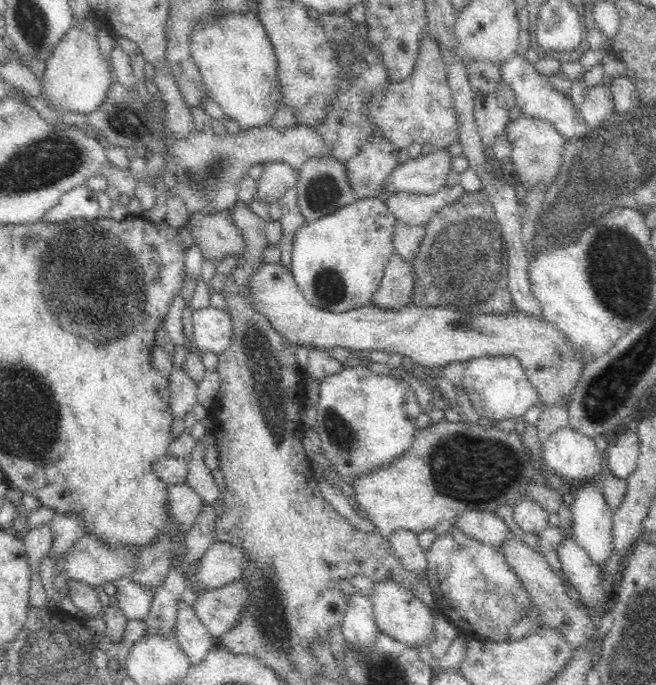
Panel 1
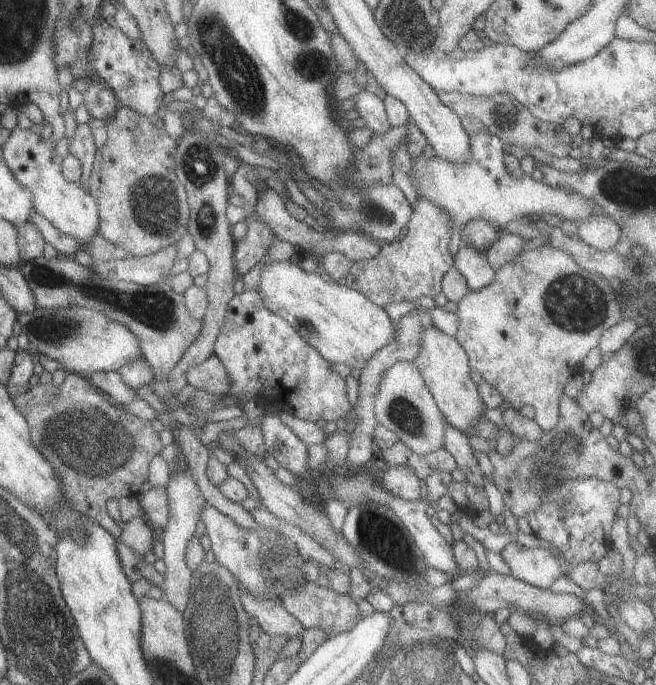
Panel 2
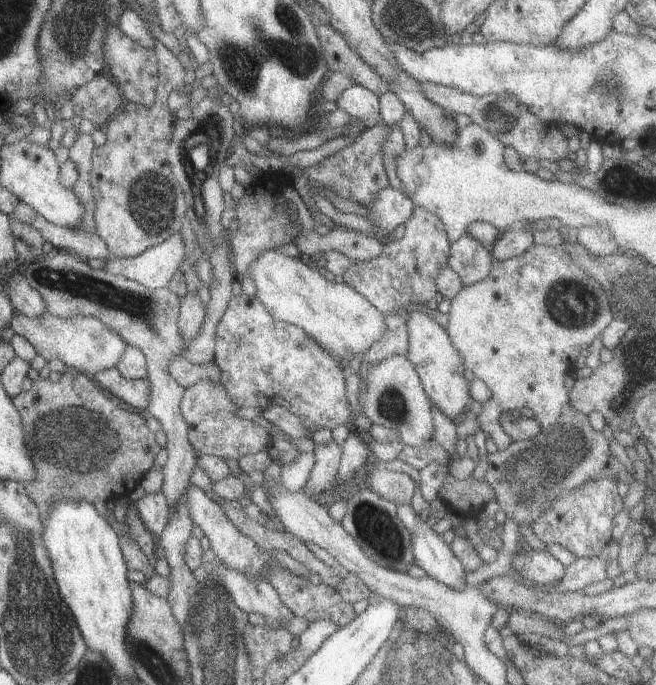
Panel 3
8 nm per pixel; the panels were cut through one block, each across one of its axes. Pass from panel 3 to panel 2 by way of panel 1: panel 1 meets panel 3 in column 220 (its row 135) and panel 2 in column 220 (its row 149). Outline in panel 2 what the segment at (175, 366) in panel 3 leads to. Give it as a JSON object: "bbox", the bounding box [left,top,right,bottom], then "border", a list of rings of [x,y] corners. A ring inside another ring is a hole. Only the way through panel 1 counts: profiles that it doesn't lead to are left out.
{"bbox":[183,356,227,396],"border":[[[209,356],[201,364],[187,368],[183,372],[183,382],[193,390],[205,390],[215,396],[227,396],[227,376],[221,362],[215,356]]]}

